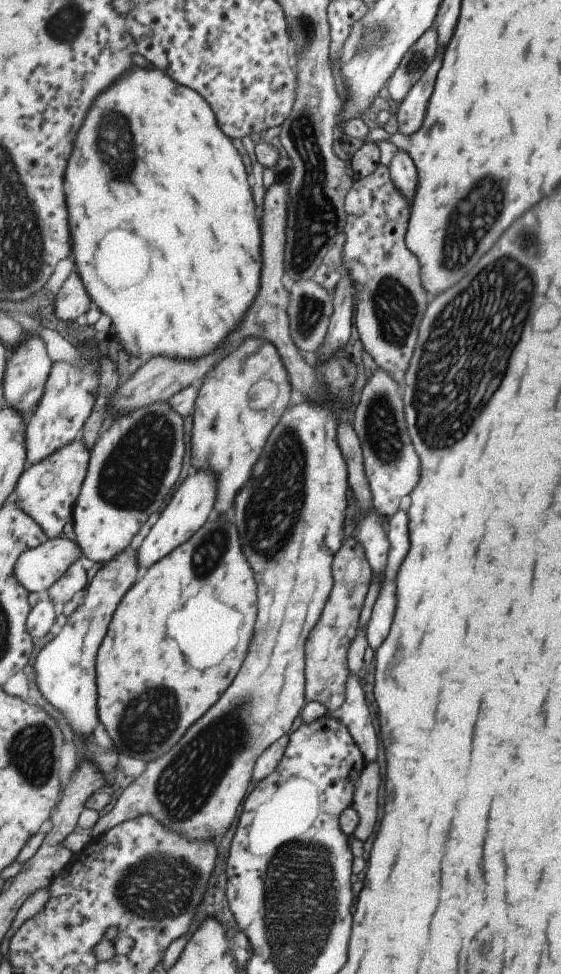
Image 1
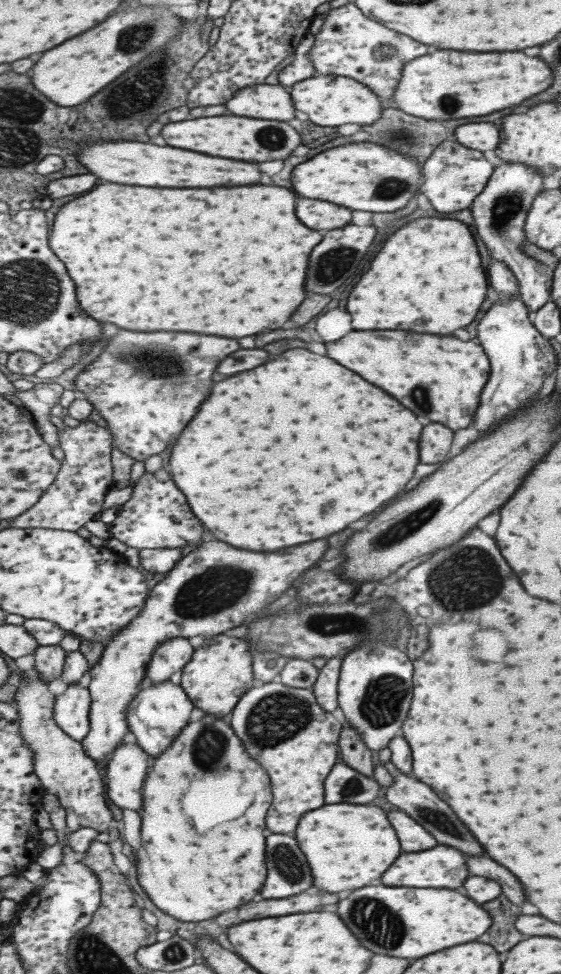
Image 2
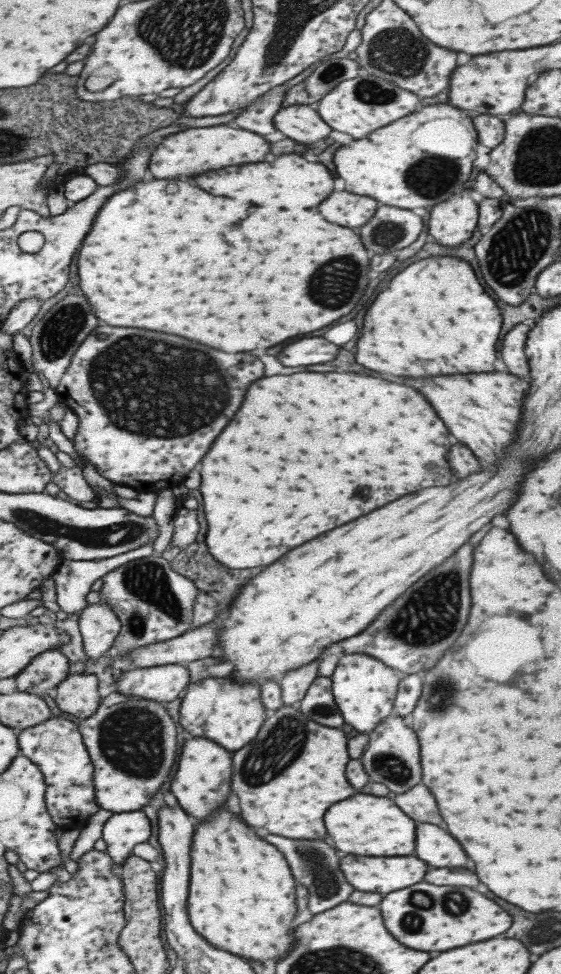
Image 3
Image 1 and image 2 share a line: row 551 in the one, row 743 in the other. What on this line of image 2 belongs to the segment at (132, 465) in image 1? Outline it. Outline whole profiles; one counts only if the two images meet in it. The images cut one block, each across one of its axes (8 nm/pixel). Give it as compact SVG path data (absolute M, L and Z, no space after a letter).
M213 540L185 556L175 570L151 590L145 610L131 620L127 628L115 634L115 638L105 646L99 662L89 670L93 708L91 732L83 740L87 754L105 768L113 762L111 758L123 746L125 736L133 732L129 726L129 710L133 700L137 700L149 682L149 664L153 662L159 646L177 638L189 640L205 634L221 636L231 628L245 626L257 610L265 610L265 606L281 598L307 568L323 558L325 552L325 540L271 554L239 550L227 542Z

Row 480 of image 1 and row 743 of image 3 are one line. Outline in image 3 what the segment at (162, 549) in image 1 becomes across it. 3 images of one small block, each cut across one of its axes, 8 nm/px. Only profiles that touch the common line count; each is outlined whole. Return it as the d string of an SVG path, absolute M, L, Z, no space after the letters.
M193 736L193 740L185 742L185 750L181 750L181 766L177 768L177 778L173 778L173 794L179 798L179 804L189 814L203 820L213 810L227 802L231 778L233 778L231 752L219 742Z

